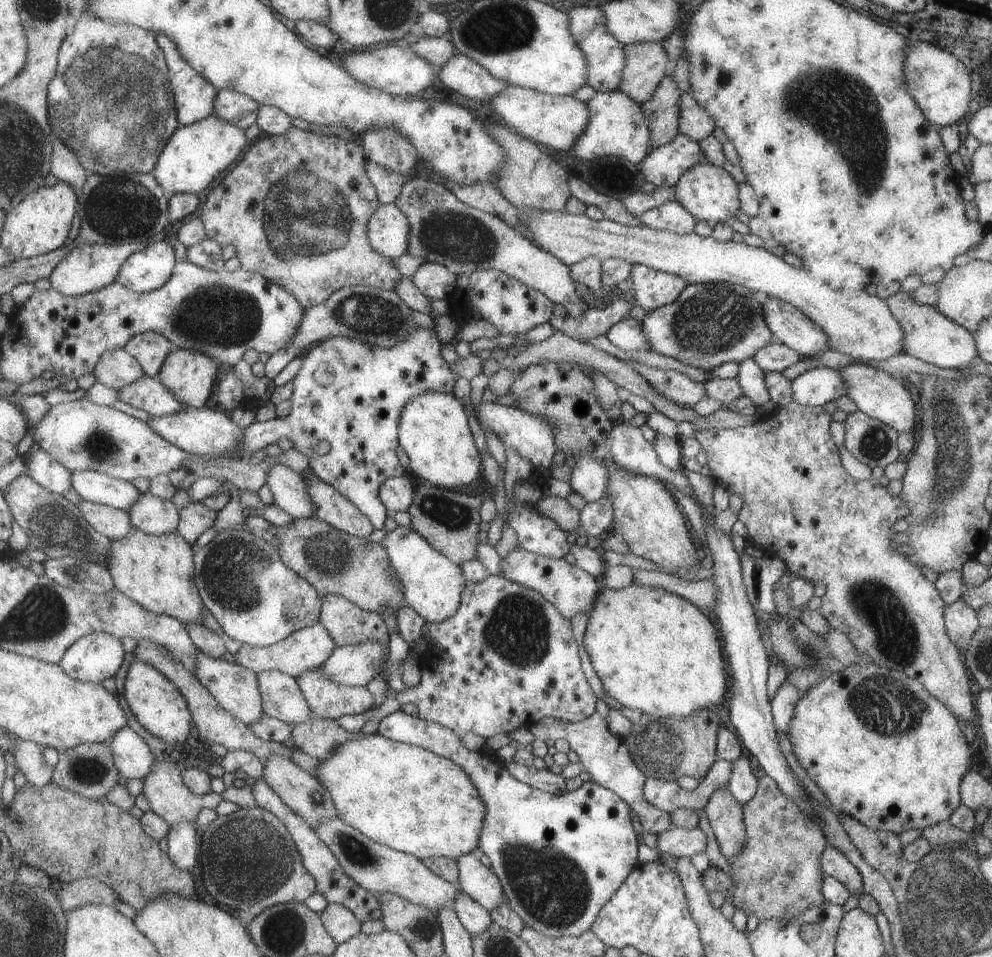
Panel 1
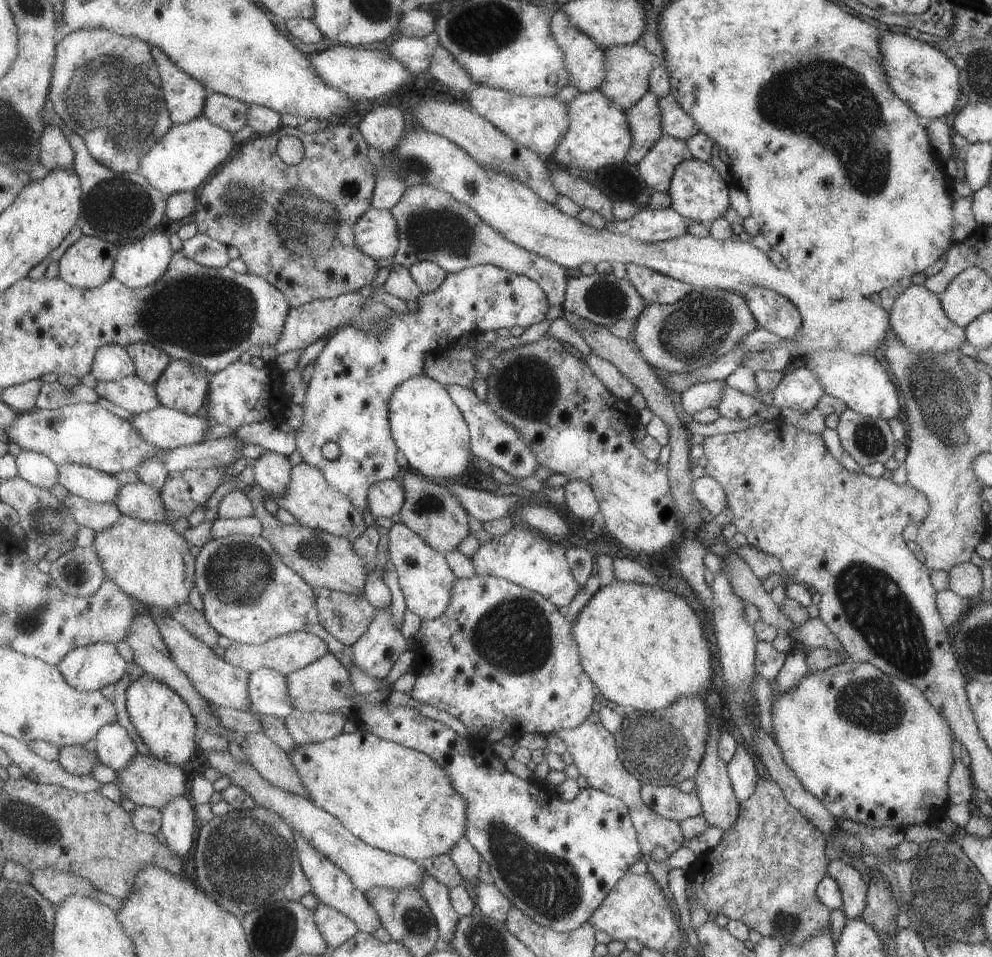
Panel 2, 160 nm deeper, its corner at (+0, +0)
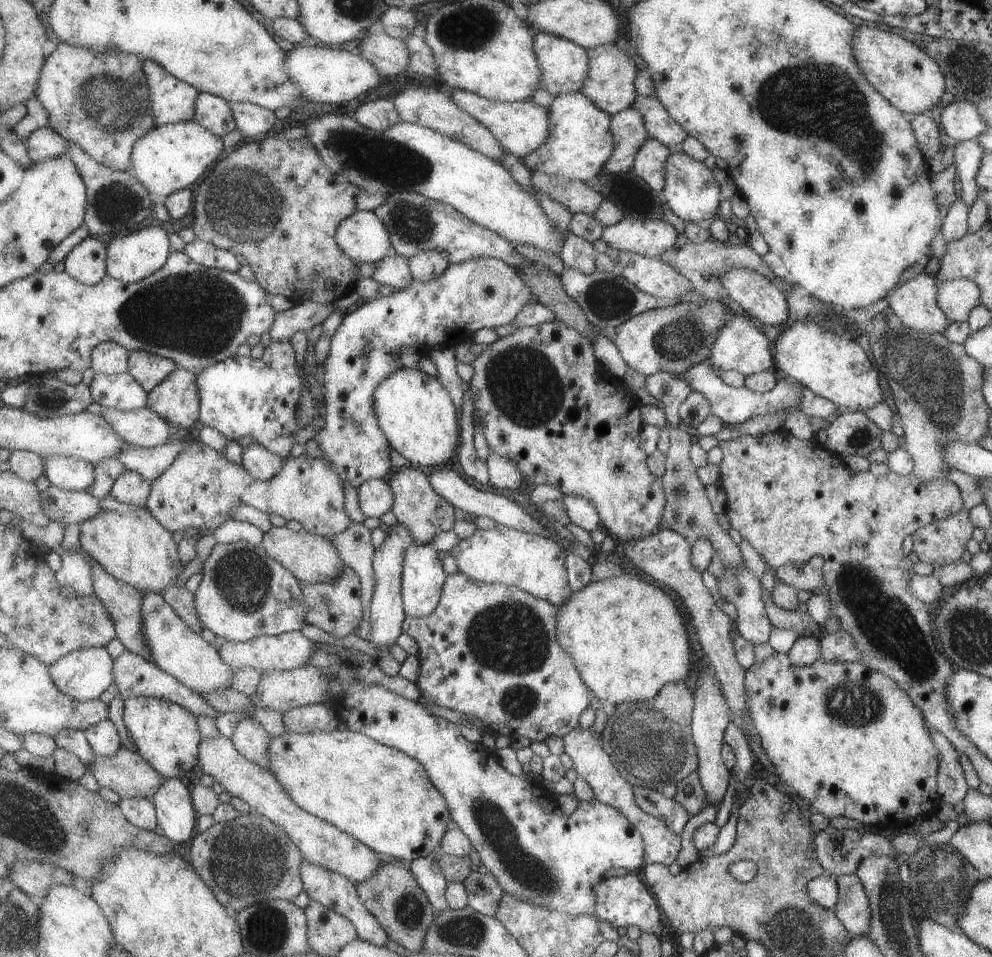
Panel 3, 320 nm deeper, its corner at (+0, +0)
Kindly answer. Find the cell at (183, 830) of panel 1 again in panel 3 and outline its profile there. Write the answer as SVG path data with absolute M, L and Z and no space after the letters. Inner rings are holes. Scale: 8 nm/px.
M167 779L151 799L165 835L177 846L187 842L198 826L199 814L185 780Z

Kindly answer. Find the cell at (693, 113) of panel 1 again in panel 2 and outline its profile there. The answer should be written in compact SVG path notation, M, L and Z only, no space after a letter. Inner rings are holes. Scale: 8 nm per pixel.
M670 94L658 98L659 120L663 135L686 141L698 132L697 125L690 116L672 99Z

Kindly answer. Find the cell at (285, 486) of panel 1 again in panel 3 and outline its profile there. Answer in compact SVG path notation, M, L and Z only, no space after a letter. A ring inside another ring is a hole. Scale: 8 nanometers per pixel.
M259 443L243 448L242 465L251 471L256 479L267 480L282 471L284 460L281 455L267 450Z

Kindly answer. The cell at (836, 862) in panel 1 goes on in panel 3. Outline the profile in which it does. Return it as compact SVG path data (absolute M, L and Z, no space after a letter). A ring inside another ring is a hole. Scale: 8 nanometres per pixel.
M854 873L833 878L838 897L833 912L850 937L867 935L870 927L870 908L861 882Z

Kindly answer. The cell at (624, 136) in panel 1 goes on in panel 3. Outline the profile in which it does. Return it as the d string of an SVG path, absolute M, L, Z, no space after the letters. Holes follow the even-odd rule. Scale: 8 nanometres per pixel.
M579 91L554 96L546 109L549 114L549 134L534 153L520 160L525 168L531 174L540 172L584 183L597 177L613 150L614 140L609 130L611 117Z

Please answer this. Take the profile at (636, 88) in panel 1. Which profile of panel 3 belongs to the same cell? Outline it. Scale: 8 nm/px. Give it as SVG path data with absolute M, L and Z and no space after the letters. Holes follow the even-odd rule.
M613 43L595 45L587 50L587 54L589 70L583 86L578 91L610 117L631 107L637 96L633 89L633 80L640 72L635 70L634 62L629 58L629 55L625 56Z

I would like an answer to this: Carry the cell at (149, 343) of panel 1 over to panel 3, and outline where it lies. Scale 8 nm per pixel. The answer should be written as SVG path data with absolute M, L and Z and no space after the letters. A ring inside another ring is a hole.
M130 351L128 371L148 393L155 390L157 385L174 373L178 367L174 360L147 351Z

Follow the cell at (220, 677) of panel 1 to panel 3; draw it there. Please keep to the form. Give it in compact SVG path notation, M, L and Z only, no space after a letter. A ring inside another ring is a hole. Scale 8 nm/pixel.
M147 592L141 610L144 638L152 654L151 660L165 672L172 674L200 695L234 686L235 670L223 660L220 649L205 640L202 633L195 632L161 593Z

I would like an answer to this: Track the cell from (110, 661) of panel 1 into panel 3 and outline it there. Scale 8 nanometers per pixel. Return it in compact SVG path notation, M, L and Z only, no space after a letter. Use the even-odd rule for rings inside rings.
M91 647L81 649L60 658L55 664L50 665L51 678L62 690L63 694L79 701L94 701L105 692L113 690L115 659L105 647Z

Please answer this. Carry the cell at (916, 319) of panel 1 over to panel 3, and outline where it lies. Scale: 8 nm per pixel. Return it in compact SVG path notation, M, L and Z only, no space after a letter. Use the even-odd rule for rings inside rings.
M921 272L887 293L888 307L907 328L924 333L944 331L948 320L936 303L936 281Z

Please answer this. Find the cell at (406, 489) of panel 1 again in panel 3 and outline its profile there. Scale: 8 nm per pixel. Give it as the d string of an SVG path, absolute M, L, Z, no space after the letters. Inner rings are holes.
M382 479L365 481L357 490L358 504L365 517L381 518L394 508L394 490Z

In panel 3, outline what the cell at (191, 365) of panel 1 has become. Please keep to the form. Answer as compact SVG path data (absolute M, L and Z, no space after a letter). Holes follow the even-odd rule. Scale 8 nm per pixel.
M178 367L150 392L147 407L167 419L180 433L200 421L202 404L196 376L195 372Z

